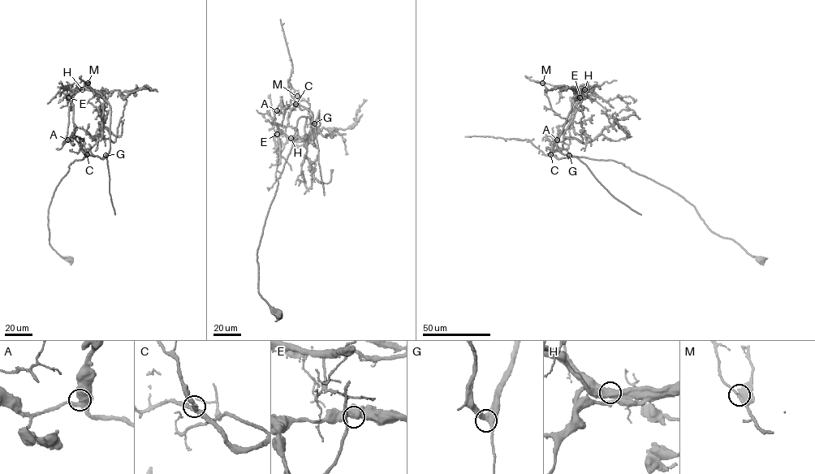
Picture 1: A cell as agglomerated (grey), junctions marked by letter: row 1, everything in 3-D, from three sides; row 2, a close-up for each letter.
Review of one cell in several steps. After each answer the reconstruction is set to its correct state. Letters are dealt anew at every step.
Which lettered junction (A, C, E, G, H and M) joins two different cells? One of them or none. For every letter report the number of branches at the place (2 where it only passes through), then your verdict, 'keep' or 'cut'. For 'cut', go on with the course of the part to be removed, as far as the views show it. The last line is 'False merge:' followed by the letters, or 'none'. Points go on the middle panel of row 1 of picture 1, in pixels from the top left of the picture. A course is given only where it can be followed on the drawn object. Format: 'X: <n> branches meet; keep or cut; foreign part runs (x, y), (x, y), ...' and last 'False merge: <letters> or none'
A: 3 branches meet; keep
C: 3 branches meet; keep
E: 3 branches meet; keep
G: 3 branches meet; keep
H: 3 branches meet; cut; foreign part runs (291, 138), (316, 128), (319, 110), (313, 122), (311, 112), (300, 109), (291, 96), (292, 63), (280, 19)
M: 3 branches meet; keep
False merge: H

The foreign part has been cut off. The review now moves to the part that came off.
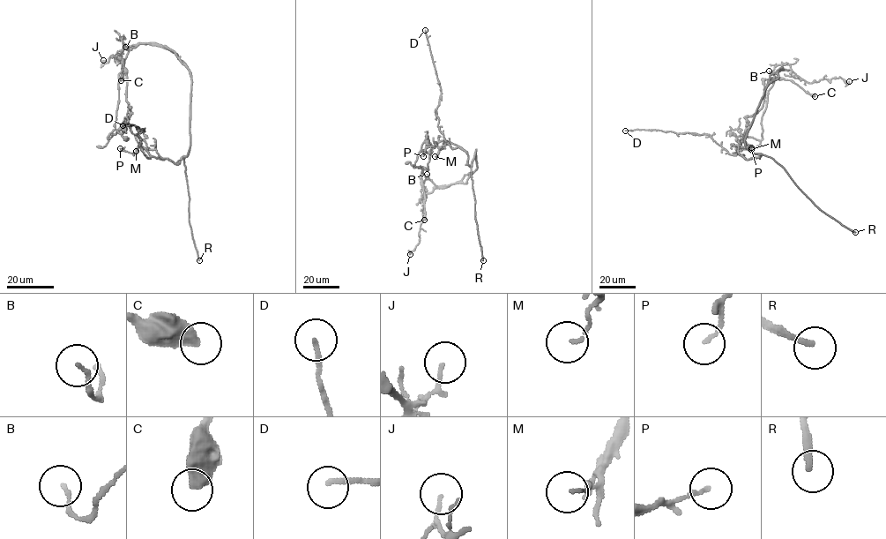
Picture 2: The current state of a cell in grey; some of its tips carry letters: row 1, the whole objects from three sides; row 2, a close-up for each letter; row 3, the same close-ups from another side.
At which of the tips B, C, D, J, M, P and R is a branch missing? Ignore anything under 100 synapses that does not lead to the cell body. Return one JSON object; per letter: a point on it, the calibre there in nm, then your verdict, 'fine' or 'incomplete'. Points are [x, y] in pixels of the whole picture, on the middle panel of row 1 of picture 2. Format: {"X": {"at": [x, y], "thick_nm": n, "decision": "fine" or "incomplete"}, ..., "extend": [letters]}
{"B": {"at": [427, 174], "thick_nm": 120, "decision": "fine"}, "C": {"at": [424, 220], "thick_nm": 480, "decision": "fine"}, "D": {"at": [425, 30], "thick_nm": 170, "decision": "fine"}, "J": {"at": [410, 254], "thick_nm": 100, "decision": "fine"}, "M": {"at": [435, 156], "thick_nm": 90, "decision": "fine"}, "P": {"at": [423, 156], "thick_nm": 140, "decision": "fine"}, "R": {"at": [483, 260], "thick_nm": 200, "decision": "incomplete"}, "extend": ["R"]}

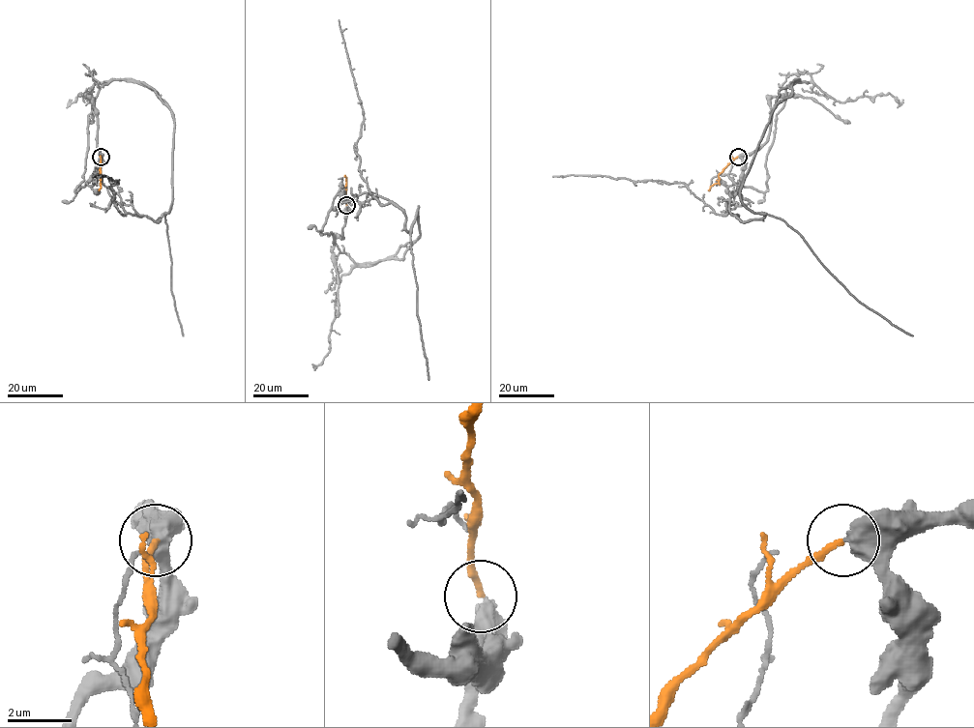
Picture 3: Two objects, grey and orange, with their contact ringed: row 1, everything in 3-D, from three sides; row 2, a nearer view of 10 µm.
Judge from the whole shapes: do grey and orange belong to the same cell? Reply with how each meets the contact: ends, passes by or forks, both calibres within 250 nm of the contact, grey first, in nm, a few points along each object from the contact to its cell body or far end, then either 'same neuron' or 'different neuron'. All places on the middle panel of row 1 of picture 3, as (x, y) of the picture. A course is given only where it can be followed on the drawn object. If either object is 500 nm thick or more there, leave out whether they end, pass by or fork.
600/180 nm | grey via (346, 206), (321, 234), (355, 263), (420, 236), (418, 207), (407, 231), (361, 176), (339, 20) | orange via (346, 205), (345, 175) | same neuron

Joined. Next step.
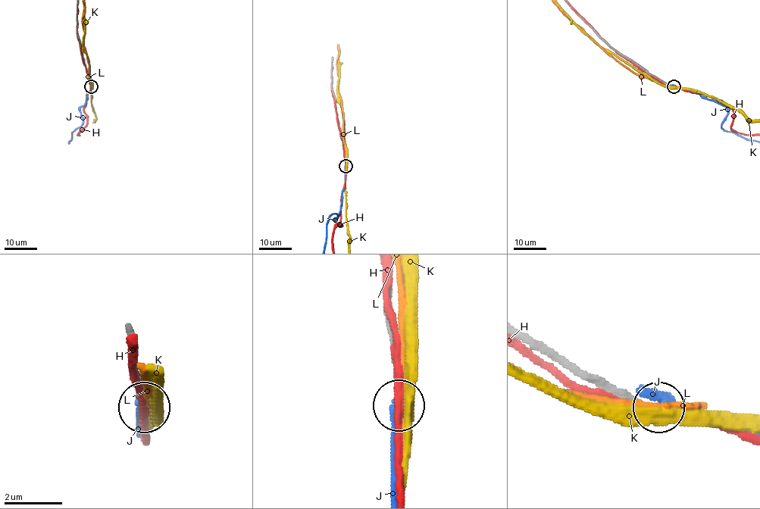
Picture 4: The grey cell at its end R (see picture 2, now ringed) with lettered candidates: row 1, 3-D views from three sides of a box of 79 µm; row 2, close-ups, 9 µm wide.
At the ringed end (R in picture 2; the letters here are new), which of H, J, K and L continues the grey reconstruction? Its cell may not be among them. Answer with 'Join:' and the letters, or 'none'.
Join: J

